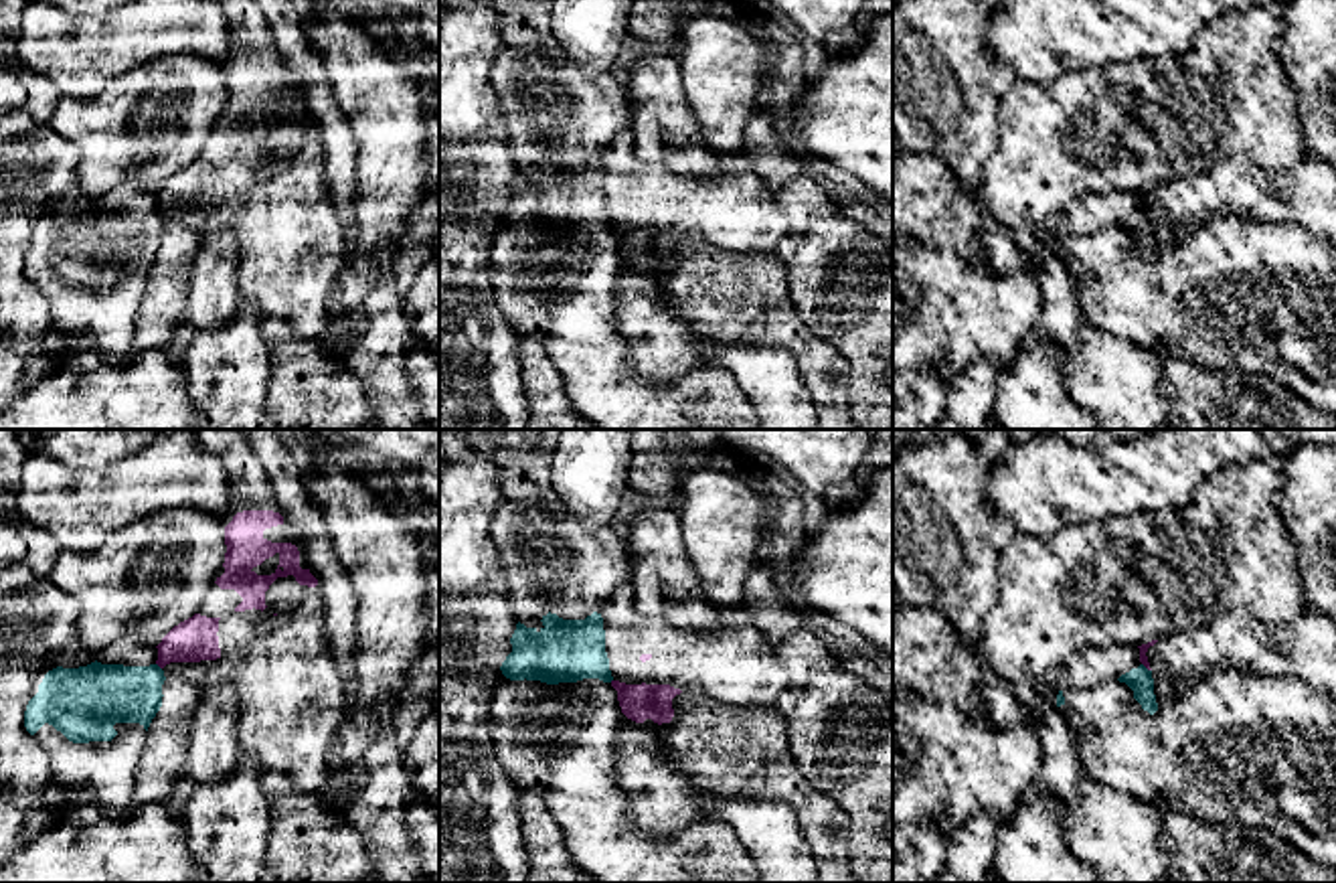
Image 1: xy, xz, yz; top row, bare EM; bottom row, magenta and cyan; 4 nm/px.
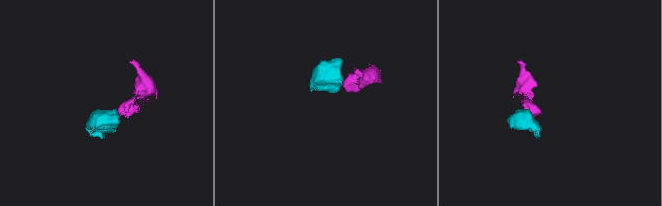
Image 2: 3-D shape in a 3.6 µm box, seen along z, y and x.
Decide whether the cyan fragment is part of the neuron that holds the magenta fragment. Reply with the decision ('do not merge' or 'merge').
do not merge

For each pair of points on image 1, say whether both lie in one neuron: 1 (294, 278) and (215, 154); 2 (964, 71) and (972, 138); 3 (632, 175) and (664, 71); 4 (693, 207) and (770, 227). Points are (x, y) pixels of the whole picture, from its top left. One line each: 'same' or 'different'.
1: same
2: same
3: different
4: same

